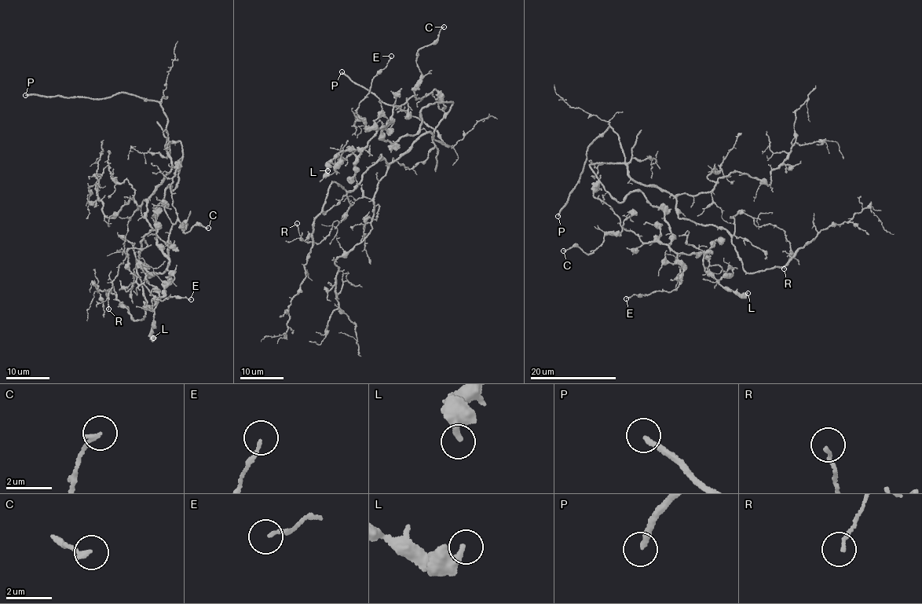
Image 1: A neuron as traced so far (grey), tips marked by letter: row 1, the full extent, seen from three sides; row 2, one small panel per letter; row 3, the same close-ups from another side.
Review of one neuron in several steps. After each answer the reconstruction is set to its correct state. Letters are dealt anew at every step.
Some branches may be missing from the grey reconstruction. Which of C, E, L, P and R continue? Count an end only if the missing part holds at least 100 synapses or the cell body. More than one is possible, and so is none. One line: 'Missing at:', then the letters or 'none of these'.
Missing at: P

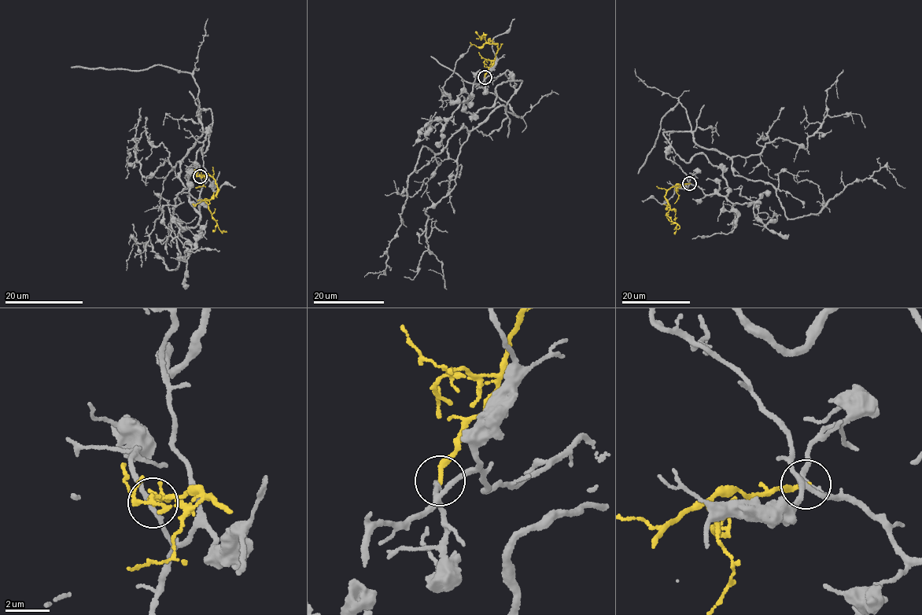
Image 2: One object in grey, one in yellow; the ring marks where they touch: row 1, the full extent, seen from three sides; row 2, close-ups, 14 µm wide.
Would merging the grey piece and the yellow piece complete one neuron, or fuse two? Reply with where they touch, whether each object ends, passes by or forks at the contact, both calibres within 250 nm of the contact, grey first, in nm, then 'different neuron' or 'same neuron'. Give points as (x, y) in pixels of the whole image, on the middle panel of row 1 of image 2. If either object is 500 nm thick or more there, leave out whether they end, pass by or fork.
(484, 77) | grey passes by | yellow ends | 190/200 nm | different neuron

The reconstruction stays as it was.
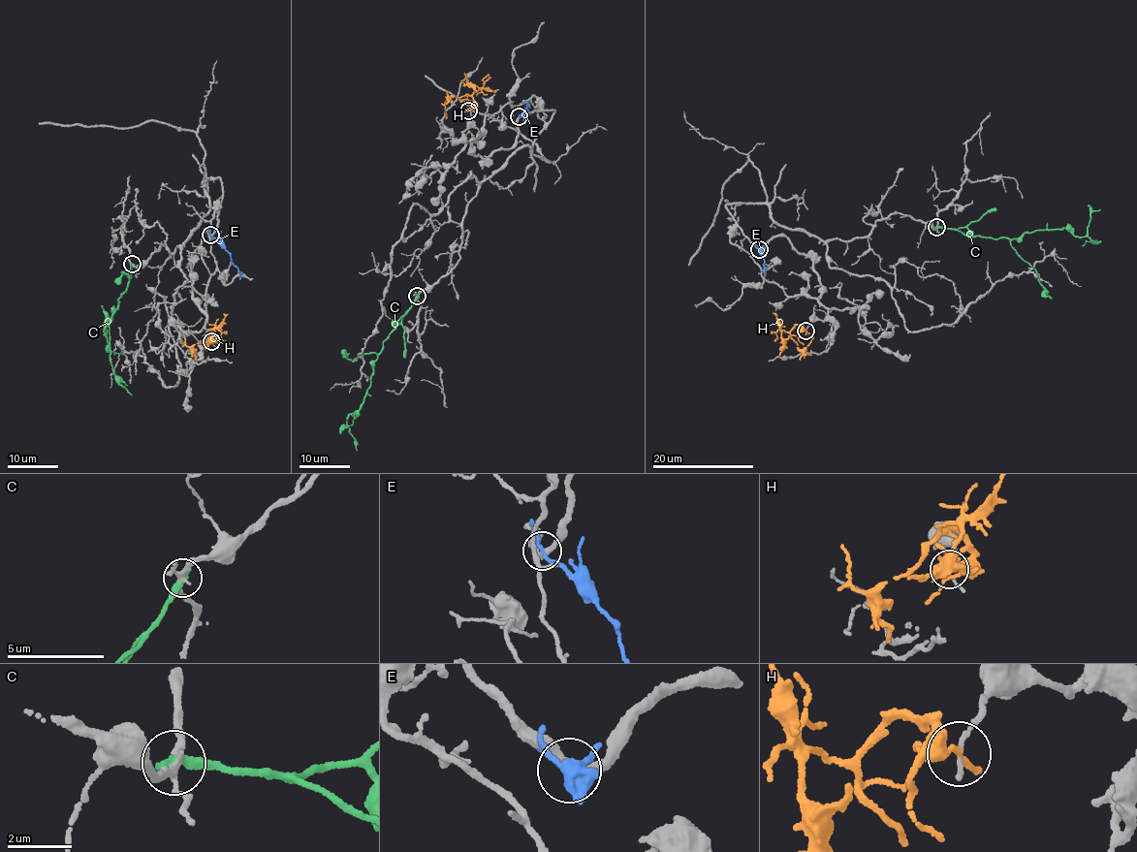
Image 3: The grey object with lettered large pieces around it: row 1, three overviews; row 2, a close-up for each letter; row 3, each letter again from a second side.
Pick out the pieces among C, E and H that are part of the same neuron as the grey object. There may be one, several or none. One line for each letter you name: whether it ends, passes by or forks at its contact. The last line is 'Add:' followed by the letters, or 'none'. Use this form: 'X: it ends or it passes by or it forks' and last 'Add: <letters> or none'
Add: none

